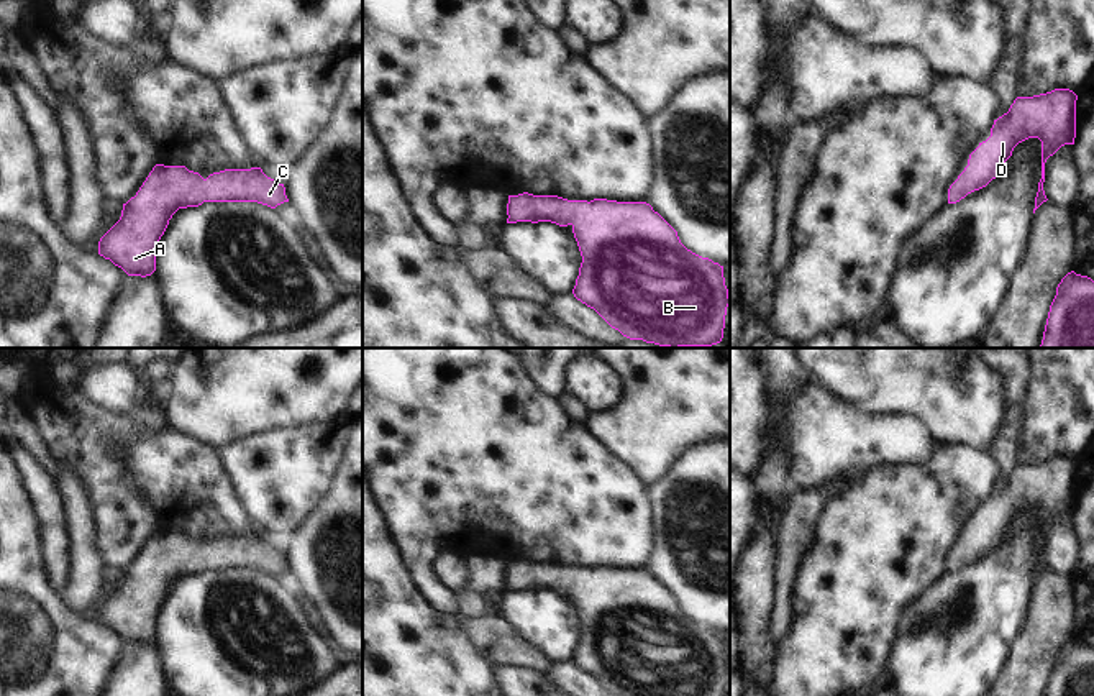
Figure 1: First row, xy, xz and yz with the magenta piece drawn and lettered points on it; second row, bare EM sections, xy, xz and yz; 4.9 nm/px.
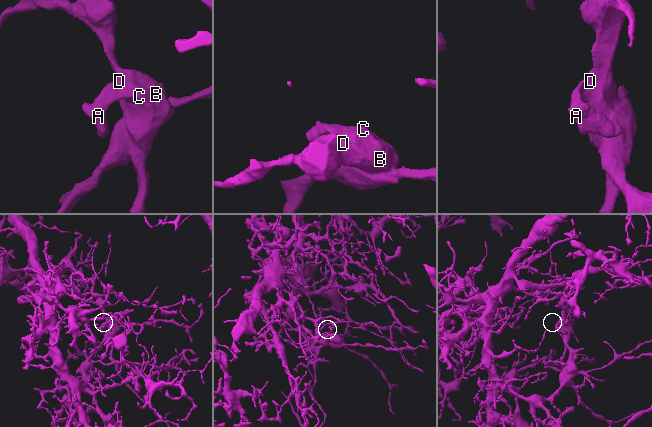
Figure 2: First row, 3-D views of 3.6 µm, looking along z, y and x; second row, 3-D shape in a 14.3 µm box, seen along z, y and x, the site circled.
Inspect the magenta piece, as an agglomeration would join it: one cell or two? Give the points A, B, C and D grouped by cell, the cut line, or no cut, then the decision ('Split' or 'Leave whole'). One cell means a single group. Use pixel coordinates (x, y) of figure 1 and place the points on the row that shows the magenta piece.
Groups: A B C D. No split. Leave whole

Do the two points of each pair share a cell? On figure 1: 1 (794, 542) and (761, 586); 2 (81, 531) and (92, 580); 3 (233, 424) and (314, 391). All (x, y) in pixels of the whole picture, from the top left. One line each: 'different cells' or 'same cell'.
1: different cells
2: same cell
3: same cell

